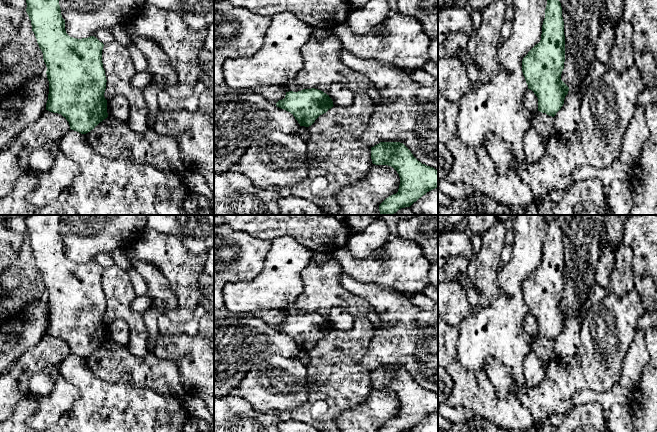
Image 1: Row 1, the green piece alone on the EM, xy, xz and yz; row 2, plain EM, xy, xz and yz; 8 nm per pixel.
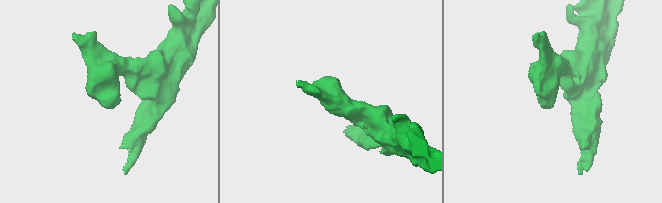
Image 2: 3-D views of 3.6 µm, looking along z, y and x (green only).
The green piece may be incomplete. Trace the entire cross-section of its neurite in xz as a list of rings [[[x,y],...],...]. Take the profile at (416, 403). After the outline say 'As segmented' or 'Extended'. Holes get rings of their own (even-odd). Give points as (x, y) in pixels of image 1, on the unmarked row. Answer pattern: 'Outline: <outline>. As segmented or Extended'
Outline: [[[380,366],[371,371],[375,389],[393,391],[400,401],[398,416],[386,422],[379,432],[410,431],[427,416],[438,411],[438,395],[422,388],[400,366]]]. As segmented

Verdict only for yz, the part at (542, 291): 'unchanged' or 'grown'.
unchanged

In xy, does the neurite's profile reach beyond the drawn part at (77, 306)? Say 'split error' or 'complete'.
complete

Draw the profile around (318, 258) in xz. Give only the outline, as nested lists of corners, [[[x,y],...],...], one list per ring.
[[[315,253],[312,256],[311,262],[314,264],[325,264],[331,259],[331,256],[325,253]]]

